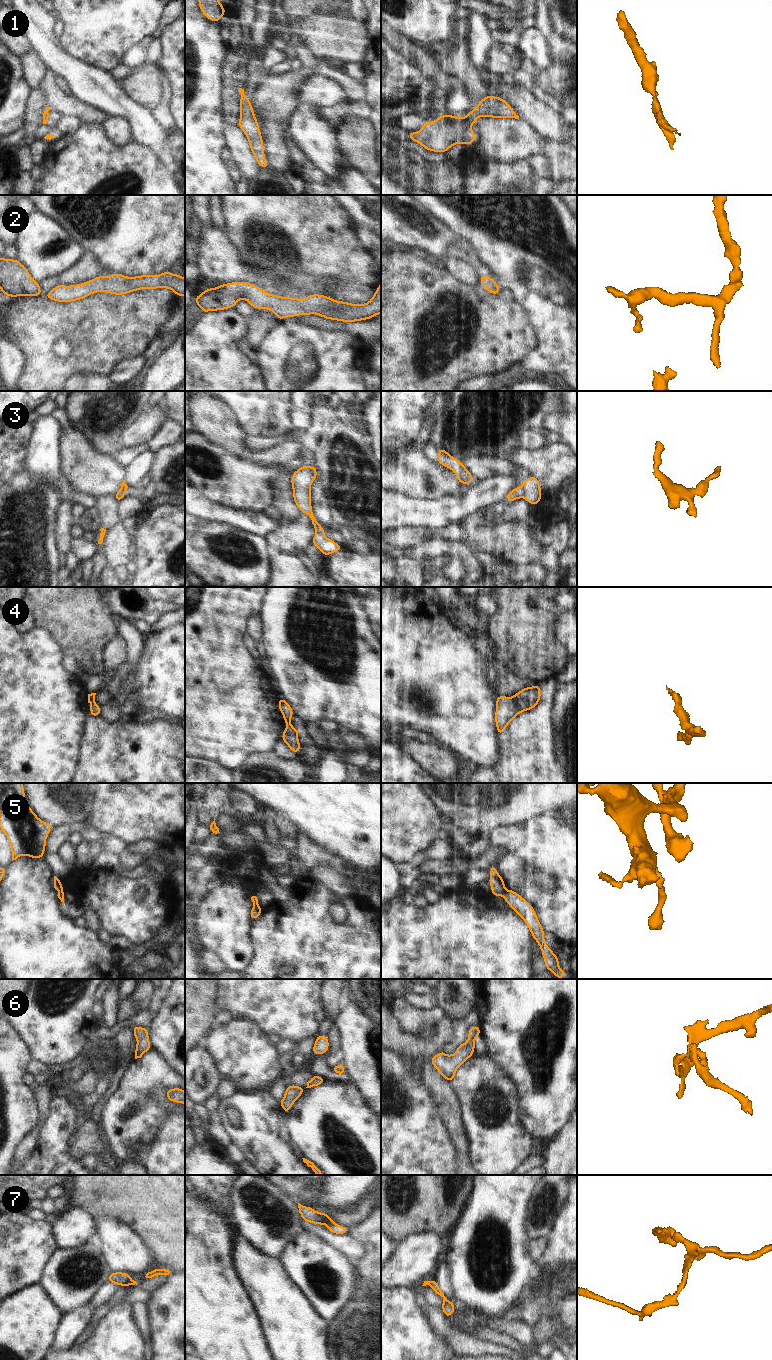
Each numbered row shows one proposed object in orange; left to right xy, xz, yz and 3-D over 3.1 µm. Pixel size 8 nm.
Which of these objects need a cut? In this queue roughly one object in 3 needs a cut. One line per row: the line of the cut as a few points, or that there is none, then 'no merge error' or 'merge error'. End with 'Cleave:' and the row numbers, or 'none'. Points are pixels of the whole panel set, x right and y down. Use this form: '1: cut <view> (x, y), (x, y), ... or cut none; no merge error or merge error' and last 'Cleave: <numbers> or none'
1: cut none; no merge error
2: cut none; no merge error
3: cut yz (521, 486), (523, 495); merge error
4: cut yz (511, 697), (523, 711); merge error
5: cut yz (505, 889), (502, 894); merge error
6: cut none; no merge error
7: cut xz (332, 1221), (327, 1225); merge error
Cleave: 3, 4, 5, 7

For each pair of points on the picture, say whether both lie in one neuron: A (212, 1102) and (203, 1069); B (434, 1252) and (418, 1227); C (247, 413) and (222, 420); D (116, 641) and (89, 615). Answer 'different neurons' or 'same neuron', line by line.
A: different neurons
B: different neurons
C: different neurons
D: different neurons

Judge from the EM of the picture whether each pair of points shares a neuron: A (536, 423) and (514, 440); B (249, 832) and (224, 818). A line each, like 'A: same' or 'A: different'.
A: same
B: different

